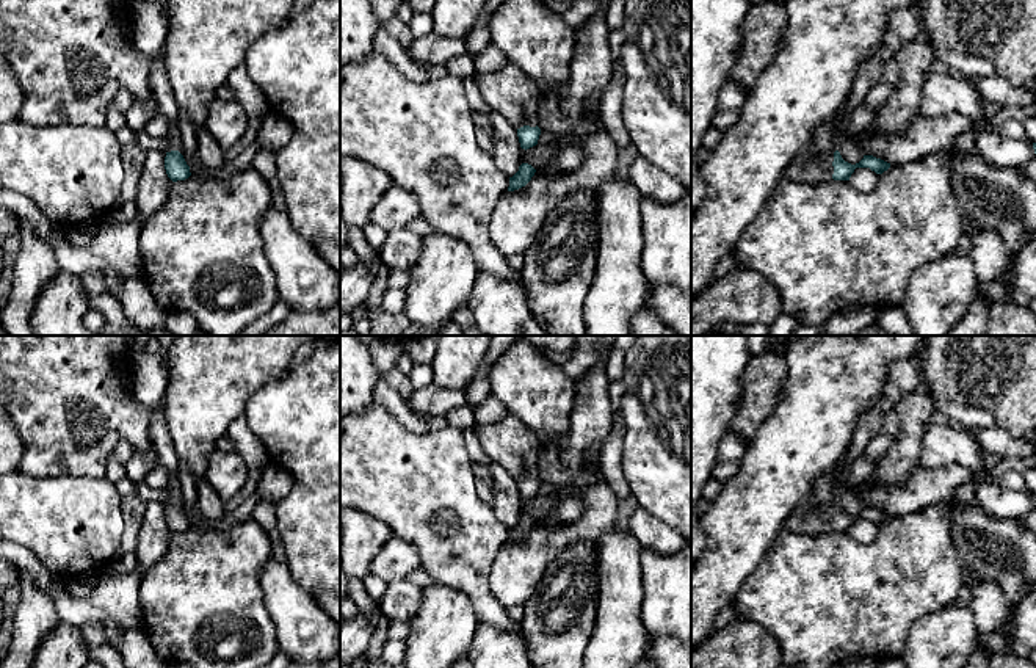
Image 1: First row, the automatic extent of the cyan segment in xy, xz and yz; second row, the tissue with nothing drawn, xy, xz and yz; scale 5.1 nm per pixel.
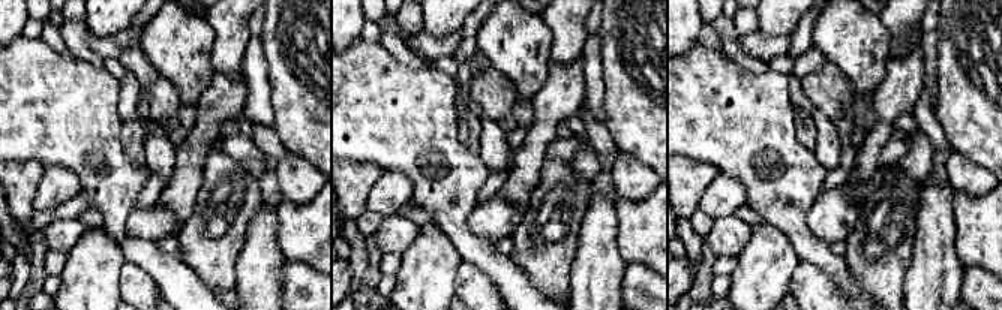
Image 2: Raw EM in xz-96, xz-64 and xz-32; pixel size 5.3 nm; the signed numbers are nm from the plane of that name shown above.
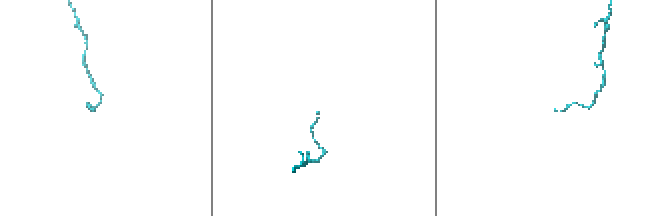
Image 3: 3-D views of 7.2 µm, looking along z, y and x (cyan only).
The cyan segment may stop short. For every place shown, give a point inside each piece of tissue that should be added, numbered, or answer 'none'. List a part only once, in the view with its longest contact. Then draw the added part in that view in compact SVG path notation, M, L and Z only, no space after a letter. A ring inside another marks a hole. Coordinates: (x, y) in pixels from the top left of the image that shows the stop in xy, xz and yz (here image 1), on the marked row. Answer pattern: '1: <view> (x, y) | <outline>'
1: yz (809, 166) | M834 116L813 132L810 147L793 158L784 171L784 179L804 183L831 180L834 174L834 152L840 147L842 141Z

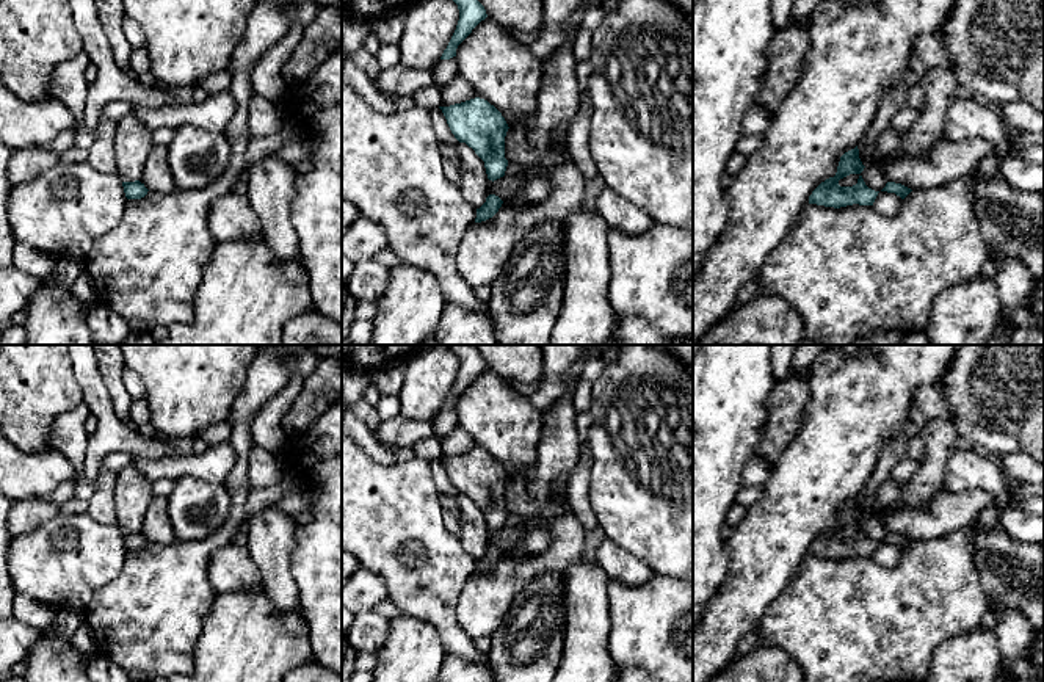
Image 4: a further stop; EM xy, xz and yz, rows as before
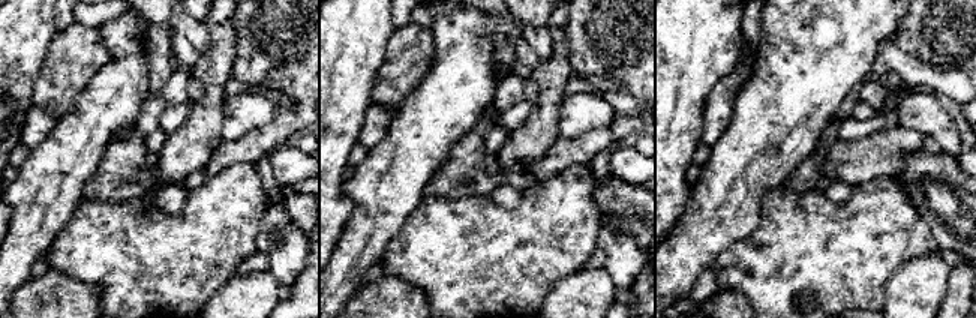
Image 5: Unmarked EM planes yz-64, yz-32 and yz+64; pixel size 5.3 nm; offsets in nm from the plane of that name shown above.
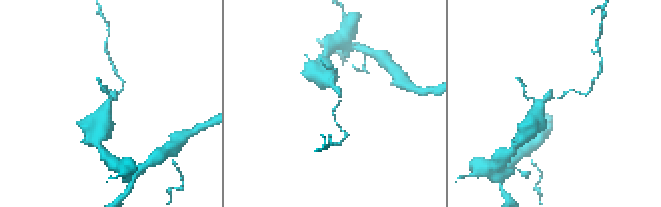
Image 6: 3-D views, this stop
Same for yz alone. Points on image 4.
none

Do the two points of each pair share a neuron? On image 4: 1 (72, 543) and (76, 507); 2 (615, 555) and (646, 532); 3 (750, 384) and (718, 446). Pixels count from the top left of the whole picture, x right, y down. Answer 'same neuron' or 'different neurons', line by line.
1: different neurons
2: different neurons
3: same neuron

